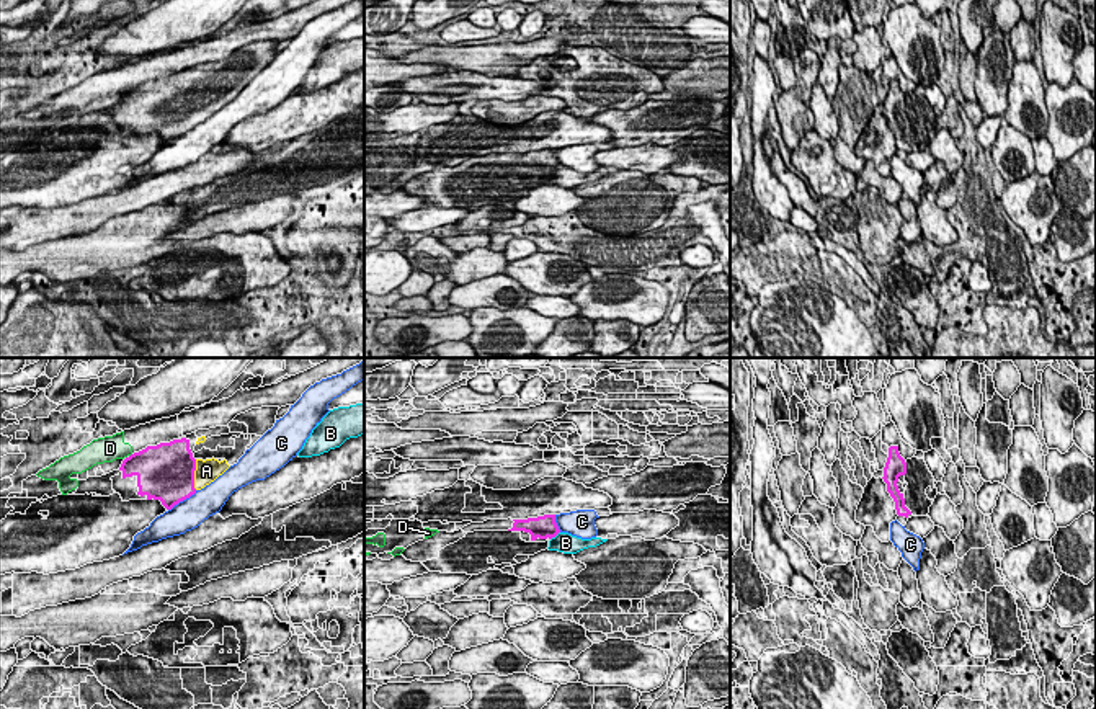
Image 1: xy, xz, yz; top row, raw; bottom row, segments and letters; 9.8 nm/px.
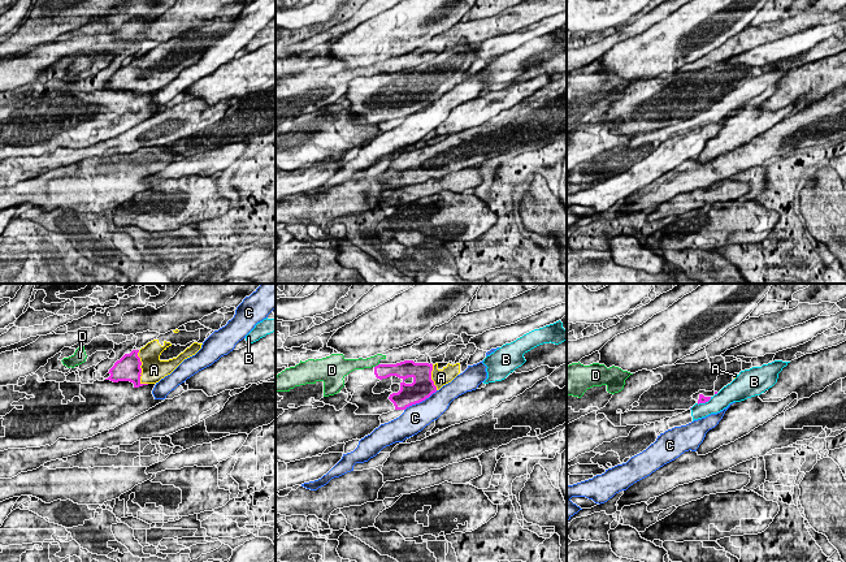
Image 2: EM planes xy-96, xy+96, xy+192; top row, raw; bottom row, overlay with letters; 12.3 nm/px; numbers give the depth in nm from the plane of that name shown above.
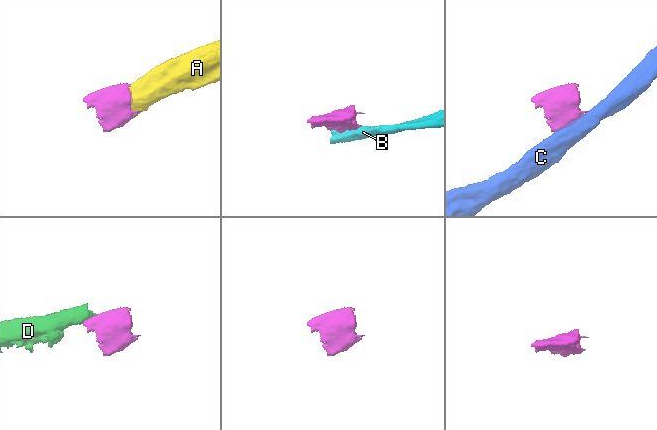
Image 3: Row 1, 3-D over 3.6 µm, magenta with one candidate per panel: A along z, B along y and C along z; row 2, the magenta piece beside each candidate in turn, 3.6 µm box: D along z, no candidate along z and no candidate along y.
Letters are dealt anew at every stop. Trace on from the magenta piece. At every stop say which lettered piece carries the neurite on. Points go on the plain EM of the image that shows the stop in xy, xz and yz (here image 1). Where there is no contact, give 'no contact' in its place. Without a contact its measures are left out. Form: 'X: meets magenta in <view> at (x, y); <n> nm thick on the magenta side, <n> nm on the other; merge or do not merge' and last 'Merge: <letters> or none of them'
A: meets magenta in xy at (193, 108); 500 nm thick on the magenta side, 220 nm on the other; merge
B: meets magenta in xz at (554, 170); 220 nm thick on the magenta side, 200 nm on the other; do not merge
C: meets magenta in xy at (182, 134); 480 nm thick on the magenta side, 300 nm on the other; do not merge
D: no contact; do not merge
Merge: A

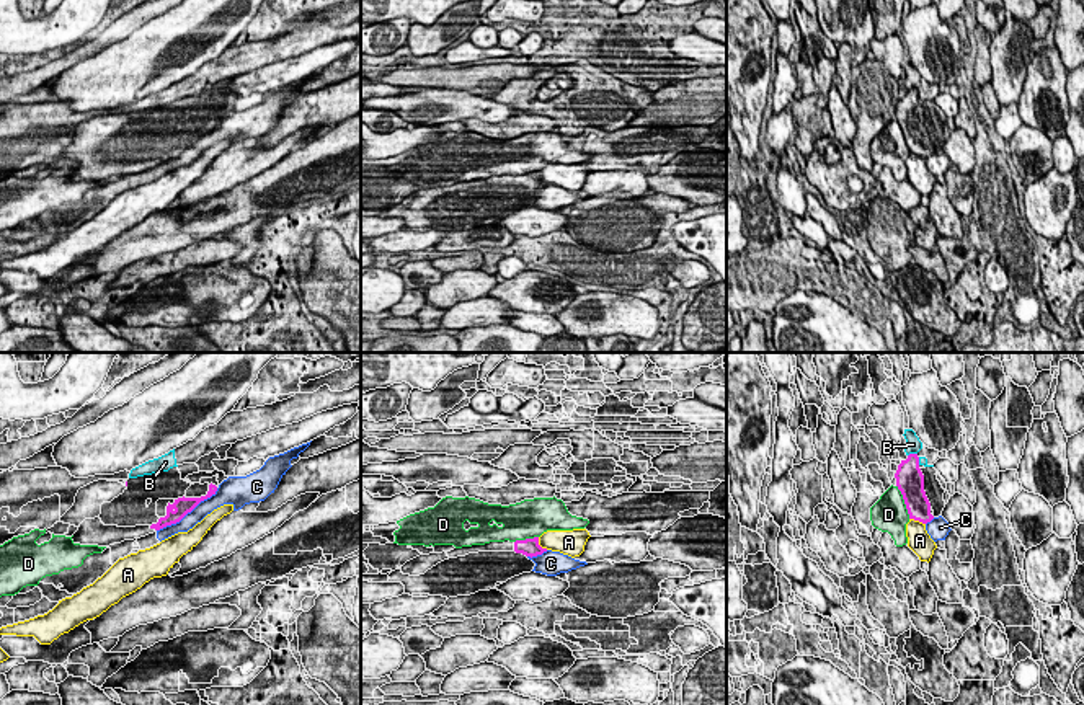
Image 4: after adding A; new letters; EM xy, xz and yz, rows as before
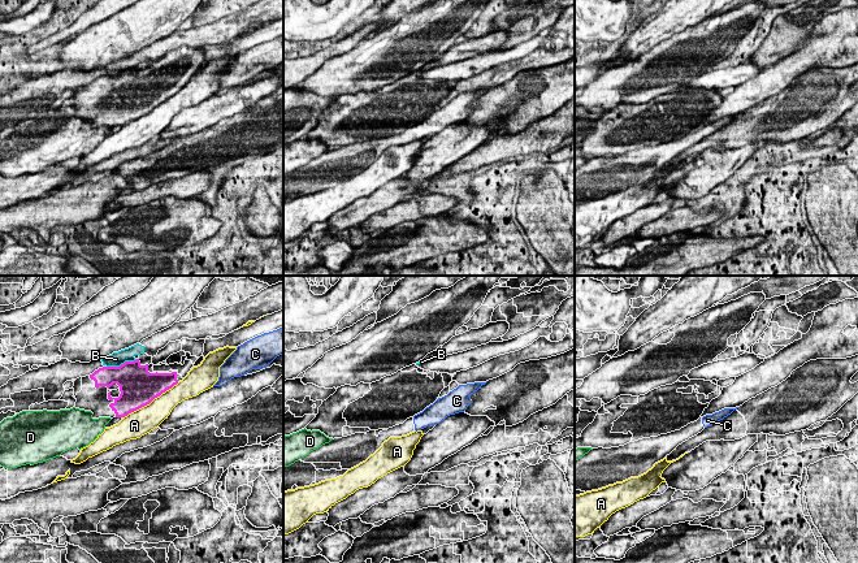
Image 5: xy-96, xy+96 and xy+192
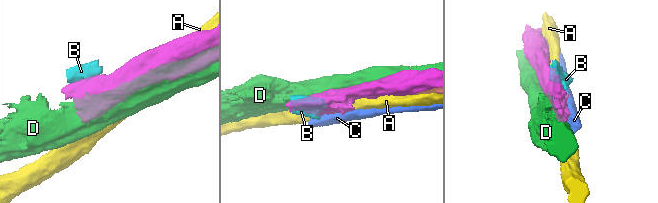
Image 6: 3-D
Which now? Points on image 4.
A: meets magenta in xz at (539, 180); 190 nm thick on the magenta side, 220 nm on the other; do not merge
B: meets magenta in yz at (911, 88); 280 nm thick on the magenta side, 160 nm on the other; do not merge
C: meets magenta in xy at (186, 147); 170 nm thick on the magenta side, 140 nm on the other; do not merge
D: meets magenta in yz at (905, 136); 280 nm thick on the magenta side, 360 nm on the other; do not merge
Merge: none of them

